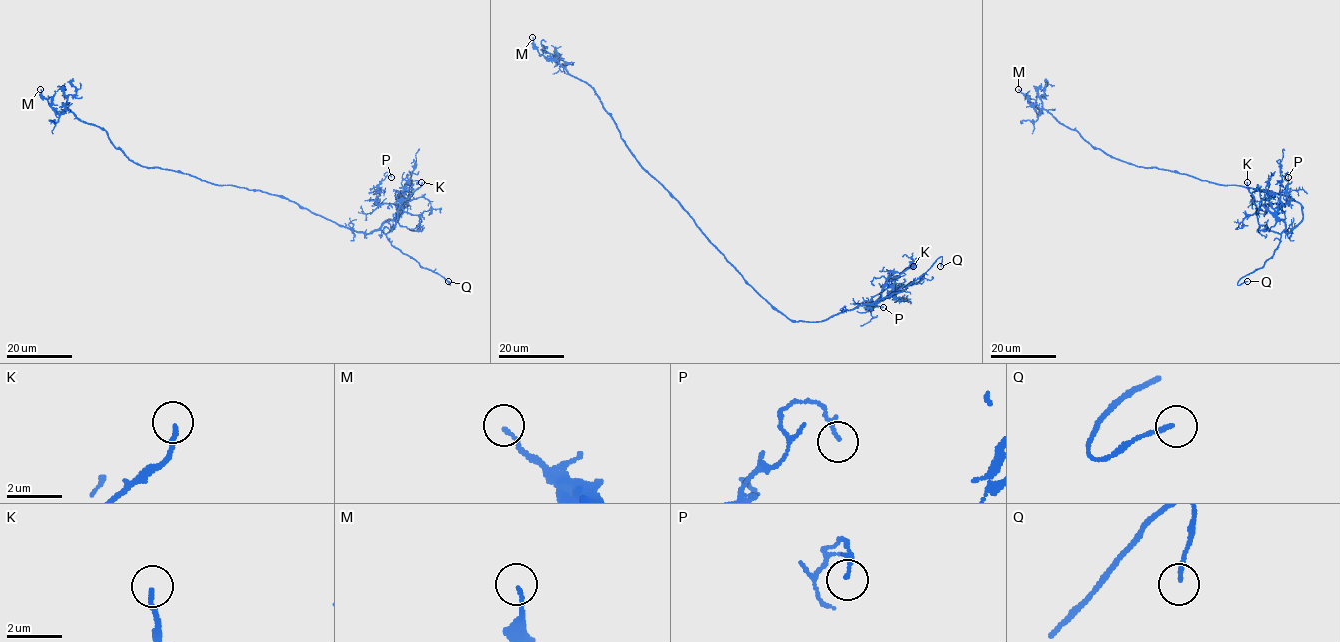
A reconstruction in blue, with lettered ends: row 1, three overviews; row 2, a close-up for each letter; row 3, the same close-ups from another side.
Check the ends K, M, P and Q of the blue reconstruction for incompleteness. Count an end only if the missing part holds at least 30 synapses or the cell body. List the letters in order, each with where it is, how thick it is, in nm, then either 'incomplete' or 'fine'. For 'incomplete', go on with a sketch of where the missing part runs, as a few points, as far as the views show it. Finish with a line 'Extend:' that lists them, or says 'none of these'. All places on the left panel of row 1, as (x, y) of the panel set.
K: at (421, 182); 160 nm thick; fine
M: at (40, 89); 130 nm thick; fine
P: at (391, 177); 140 nm thick; fine
Q: at (448, 281); 140 nm thick; incomplete; missing branch runs (448, 281), (438, 273), (429, 276)
Extend: Q

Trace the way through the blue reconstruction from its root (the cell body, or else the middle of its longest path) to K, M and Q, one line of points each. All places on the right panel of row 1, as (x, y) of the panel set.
K: (1229, 185), (1287, 195), (1302, 206), (1302, 220), (1287, 233), (1269, 231), (1261, 225), (1254, 196), (1247, 182)
M: (1229, 185), (1112, 158), (1045, 109), (1041, 113), (1036, 101), (1018, 89)
Q: (1229, 185), (1287, 195), (1302, 206), (1302, 220), (1290, 232), (1284, 230), (1273, 255), (1237, 284), (1247, 281)

